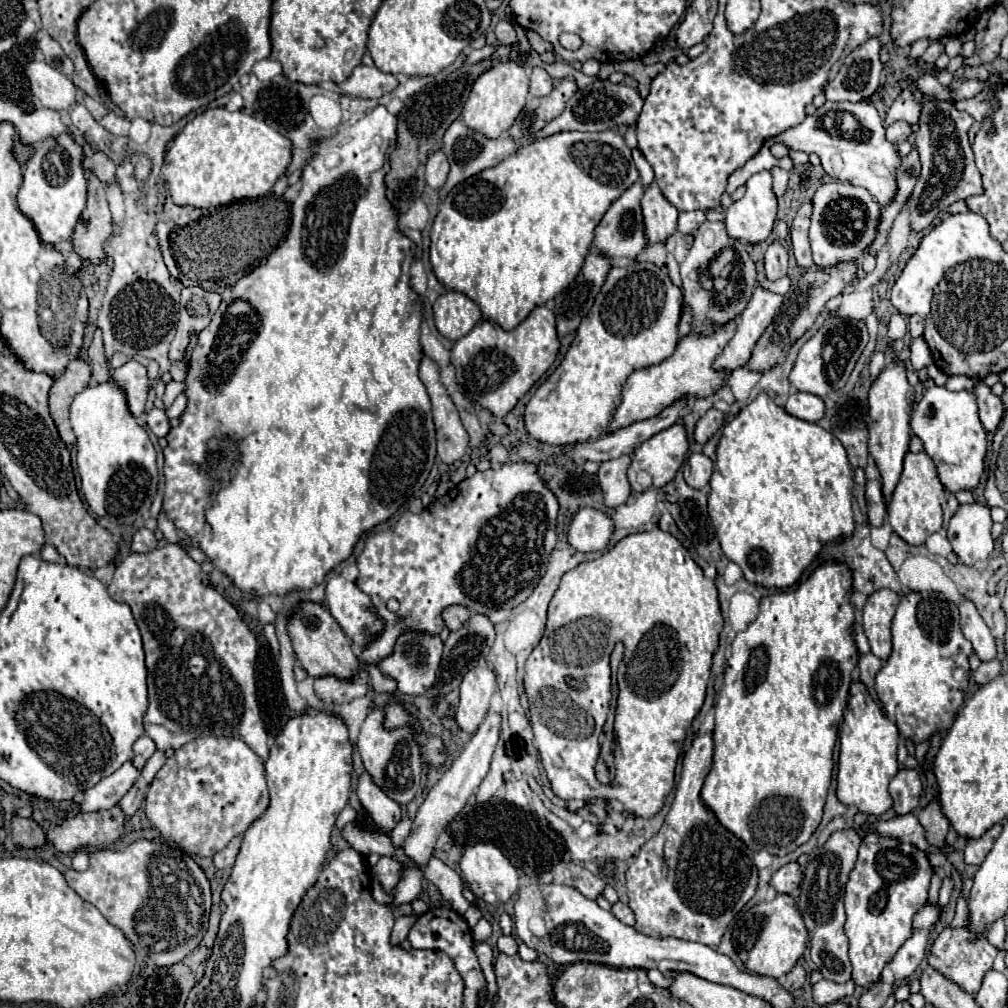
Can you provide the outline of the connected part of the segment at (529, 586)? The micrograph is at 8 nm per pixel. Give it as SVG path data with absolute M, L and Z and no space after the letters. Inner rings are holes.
M506 463L506 465L500 465L496 469L486 469L486 471L476 471L472 477L466 477L464 481L460 481L458 485L454 485L454 489L436 499L430 507L426 507L422 513L410 513L406 511L394 529L388 529L388 531L382 531L382 533L374 533L366 539L366 545L364 545L364 551L362 555L358 557L358 579L356 579L356 585L360 587L360 591L368 593L372 597L372 603L374 607L378 609L378 615L386 621L386 629L382 635L378 635L376 639L372 639L364 649L362 649L362 659L364 663L376 663L384 657L388 657L392 653L392 645L396 641L396 637L408 629L420 629L420 631L428 631L432 635L440 633L442 629L442 609L446 609L448 605L466 605L472 613L484 613L484 615L490 615L492 611L496 609L512 609L516 605L520 605L524 599L528 599L528 595L534 591L534 587L538 585L538 581L544 577L546 573L546 567L548 567L548 557L558 541L556 537L556 519L558 519L558 499L556 495L548 489L548 485L544 483L544 479L540 479L540 465L536 463ZM390 599L396 599L400 603L398 611L388 611L386 603Z

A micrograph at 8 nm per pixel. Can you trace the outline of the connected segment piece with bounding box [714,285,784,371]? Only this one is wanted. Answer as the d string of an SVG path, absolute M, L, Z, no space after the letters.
M760 285L754 287L752 299L748 301L748 307L740 315L738 331L732 337L732 341L724 347L724 351L718 355L714 367L716 369L736 369L742 367L752 353L752 347L764 333L764 329L772 323L774 315L782 307L784 297L778 293L772 293Z

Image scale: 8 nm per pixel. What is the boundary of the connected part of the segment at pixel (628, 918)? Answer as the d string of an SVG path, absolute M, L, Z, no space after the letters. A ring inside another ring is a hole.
M616 901L616 903L612 903L612 909L610 909L610 911L612 911L614 917L618 917L624 925L634 925L634 913L630 911L628 905Z

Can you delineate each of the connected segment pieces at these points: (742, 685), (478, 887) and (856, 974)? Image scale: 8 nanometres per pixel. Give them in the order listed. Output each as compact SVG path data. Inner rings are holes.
M824 563L820 565L798 589L790 591L778 591L774 595L768 595L760 601L760 613L758 617L748 625L746 631L738 633L736 639L732 641L732 657L726 661L726 671L724 671L724 685L718 693L716 699L716 727L714 727L714 763L712 771L708 773L704 787L702 787L702 801L704 805L716 815L716 819L732 831L738 839L742 839L750 849L754 851L768 851L770 855L784 857L792 853L796 847L804 845L810 835L816 831L820 819L822 819L822 809L826 803L826 793L830 787L830 777L832 777L832 751L836 745L836 729L842 721L842 713L846 707L848 699L848 689L852 681L852 671L858 665L858 651L852 639L852 623L854 623L854 607L850 605L850 593L852 593L852 573L844 563Z
M476 843L466 847L462 861L460 861L460 871L464 875L464 881L468 883L470 891L478 897L484 899L490 905L498 905L508 901L520 887L520 875L516 871L516 867L504 857L504 853L488 843Z
M866 833L858 851L854 869L846 883L846 925L850 939L852 979L860 987L870 987L878 981L882 969L898 947L912 935L912 917L926 903L932 877L928 855L912 843Z

